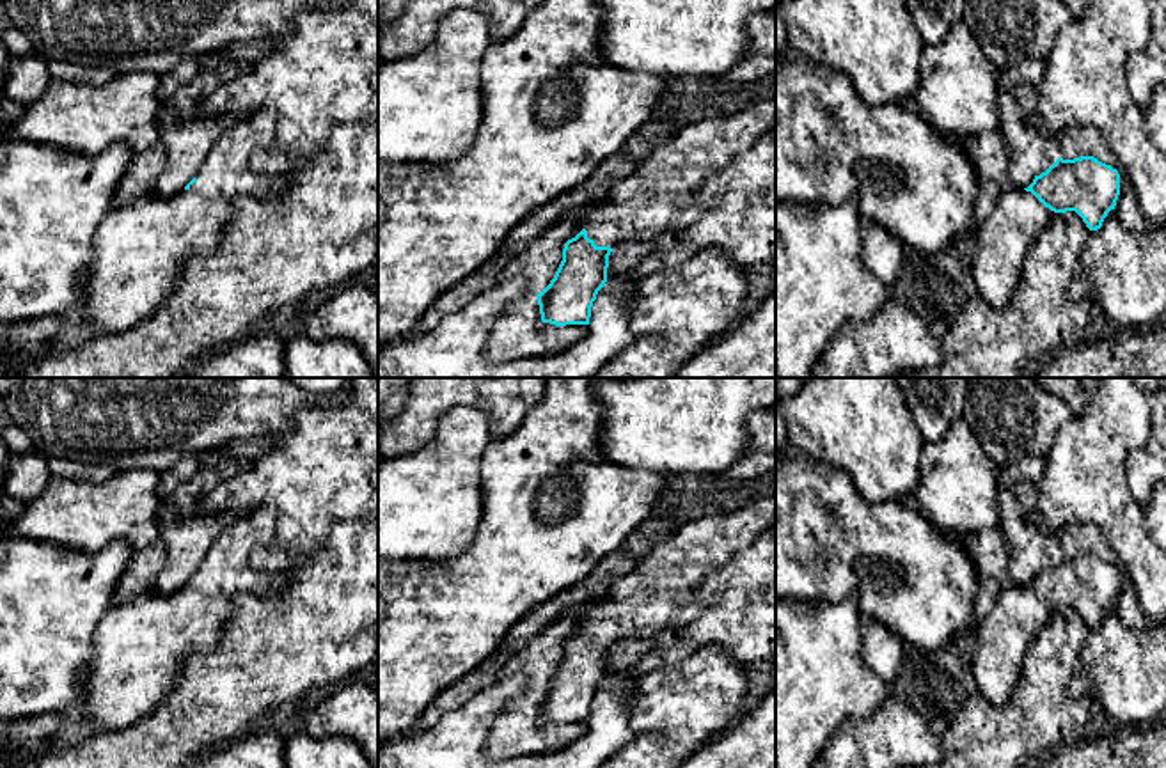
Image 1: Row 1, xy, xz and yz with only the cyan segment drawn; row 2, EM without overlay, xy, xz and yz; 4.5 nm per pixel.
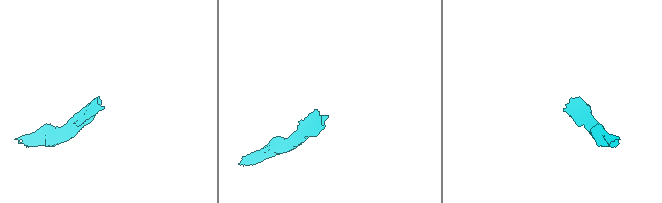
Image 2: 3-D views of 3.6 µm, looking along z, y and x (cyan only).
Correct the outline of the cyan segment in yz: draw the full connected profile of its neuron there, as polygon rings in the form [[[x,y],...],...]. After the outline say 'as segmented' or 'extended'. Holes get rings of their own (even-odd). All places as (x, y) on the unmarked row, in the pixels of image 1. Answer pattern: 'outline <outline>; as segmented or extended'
outline [[[1093,553],[1058,555],[1028,585],[1006,584],[974,630],[971,670],[978,694],[992,704],[1010,699],[1024,656],[1052,608],[1075,608],[1090,628],[1097,628],[1118,592],[1118,568]]]; extended

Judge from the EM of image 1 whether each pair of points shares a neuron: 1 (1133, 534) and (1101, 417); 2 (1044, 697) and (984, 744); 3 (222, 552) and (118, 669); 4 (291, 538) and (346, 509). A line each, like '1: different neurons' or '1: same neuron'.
1: same neuron
2: same neuron
3: same neuron
4: same neuron

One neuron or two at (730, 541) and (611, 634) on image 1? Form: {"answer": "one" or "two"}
{"answer": "one"}

